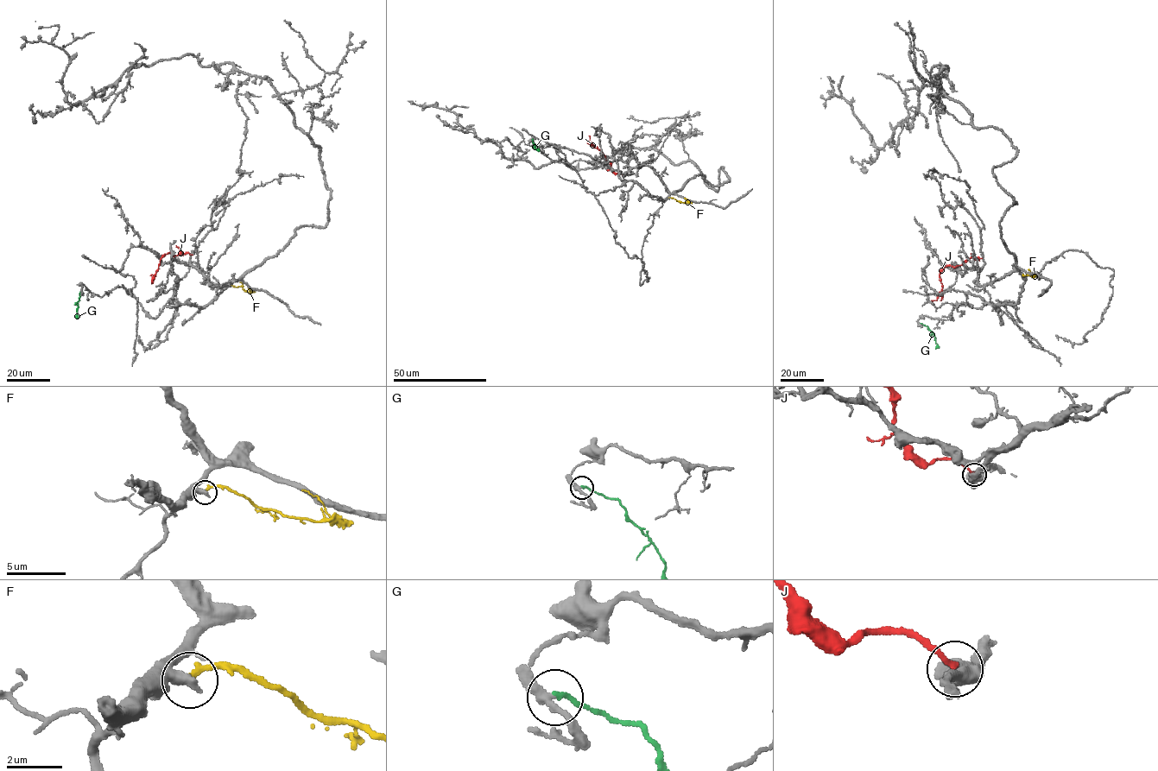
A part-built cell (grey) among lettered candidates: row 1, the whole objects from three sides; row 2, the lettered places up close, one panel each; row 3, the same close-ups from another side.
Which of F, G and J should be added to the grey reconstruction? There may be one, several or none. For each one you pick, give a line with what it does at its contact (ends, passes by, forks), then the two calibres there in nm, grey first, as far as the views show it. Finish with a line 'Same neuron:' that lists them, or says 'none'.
Same neuron: none

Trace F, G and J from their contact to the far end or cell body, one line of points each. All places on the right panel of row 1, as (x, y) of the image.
F: (1023, 274), (1028, 273), (1034, 276), (1027, 274)
G: (920, 323), (926, 325), (933, 335), (937, 344), (935, 349)
J: (982, 258), (968, 258), (961, 265), (943, 268), (939, 275), (941, 294), (936, 300), (931, 300)

